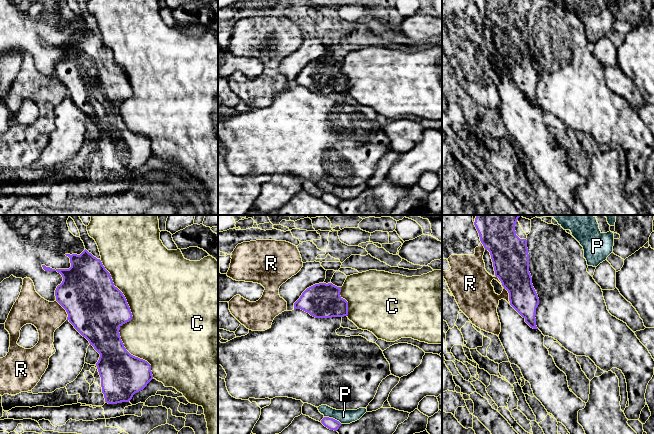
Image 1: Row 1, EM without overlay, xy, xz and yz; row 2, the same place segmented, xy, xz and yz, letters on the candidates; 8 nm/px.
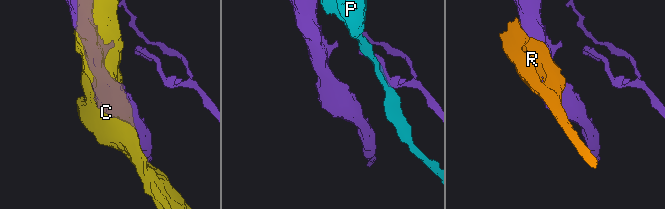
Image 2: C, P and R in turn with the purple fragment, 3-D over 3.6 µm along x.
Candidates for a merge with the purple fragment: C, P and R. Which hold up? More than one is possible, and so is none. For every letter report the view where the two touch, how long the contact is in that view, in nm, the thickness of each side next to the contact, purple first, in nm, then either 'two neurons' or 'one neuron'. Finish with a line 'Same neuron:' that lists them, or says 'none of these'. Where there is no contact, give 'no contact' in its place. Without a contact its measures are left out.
C: contact in xy; length 1050 nm; calibres 440 and 460 nm; two neurons
P: contact in xz; length 160 nm; calibres 90 and 110 nm; two neurons
R: contact in yz; length 260 nm; calibres 300 and 320 nm; two neurons
Same neuron: none of these

